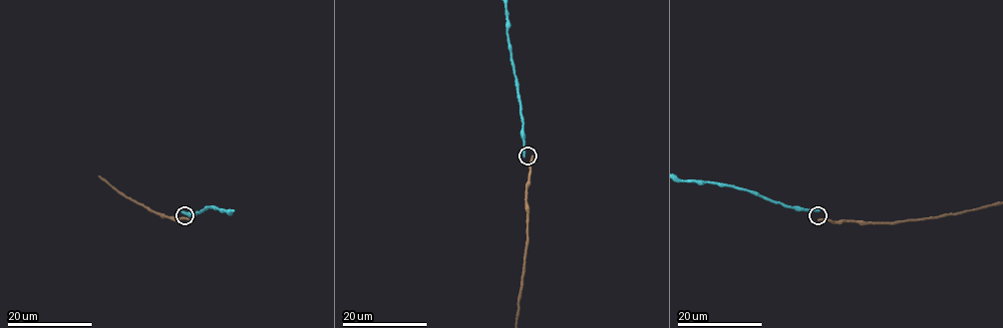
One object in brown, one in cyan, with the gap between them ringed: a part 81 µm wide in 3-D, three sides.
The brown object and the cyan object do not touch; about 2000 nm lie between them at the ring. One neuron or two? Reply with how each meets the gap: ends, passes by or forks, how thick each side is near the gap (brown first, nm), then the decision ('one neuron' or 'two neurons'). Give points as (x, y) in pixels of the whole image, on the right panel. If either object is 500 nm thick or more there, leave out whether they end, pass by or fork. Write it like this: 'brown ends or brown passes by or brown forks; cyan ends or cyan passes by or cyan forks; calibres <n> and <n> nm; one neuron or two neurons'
brown ends; cyan ends; calibres 220 and 320 nm; two neurons

